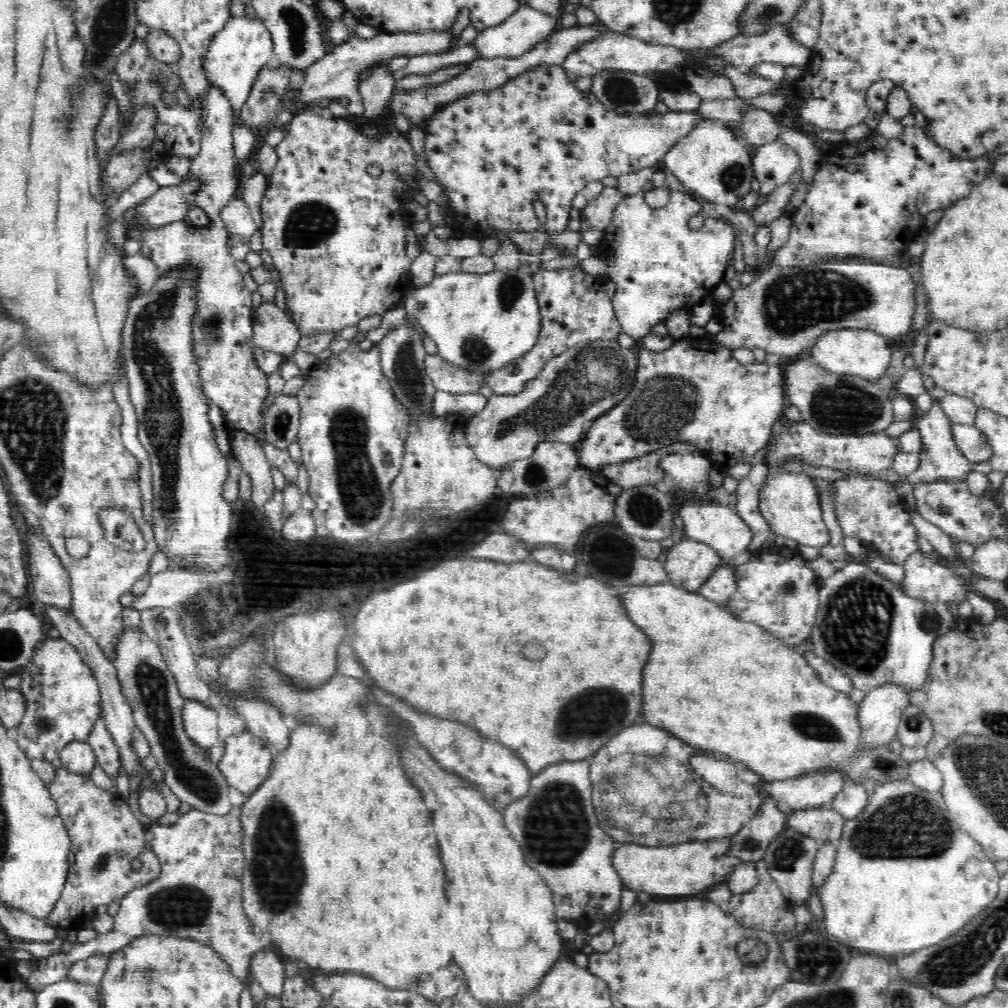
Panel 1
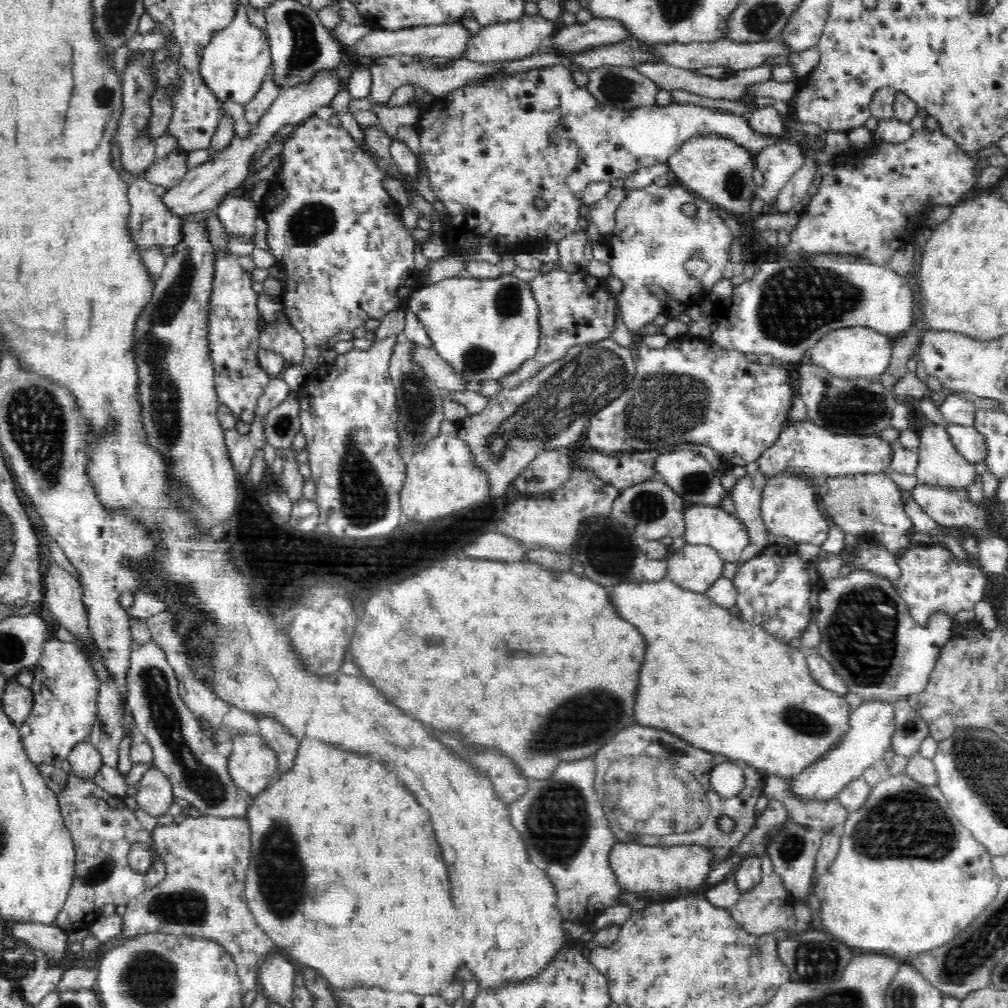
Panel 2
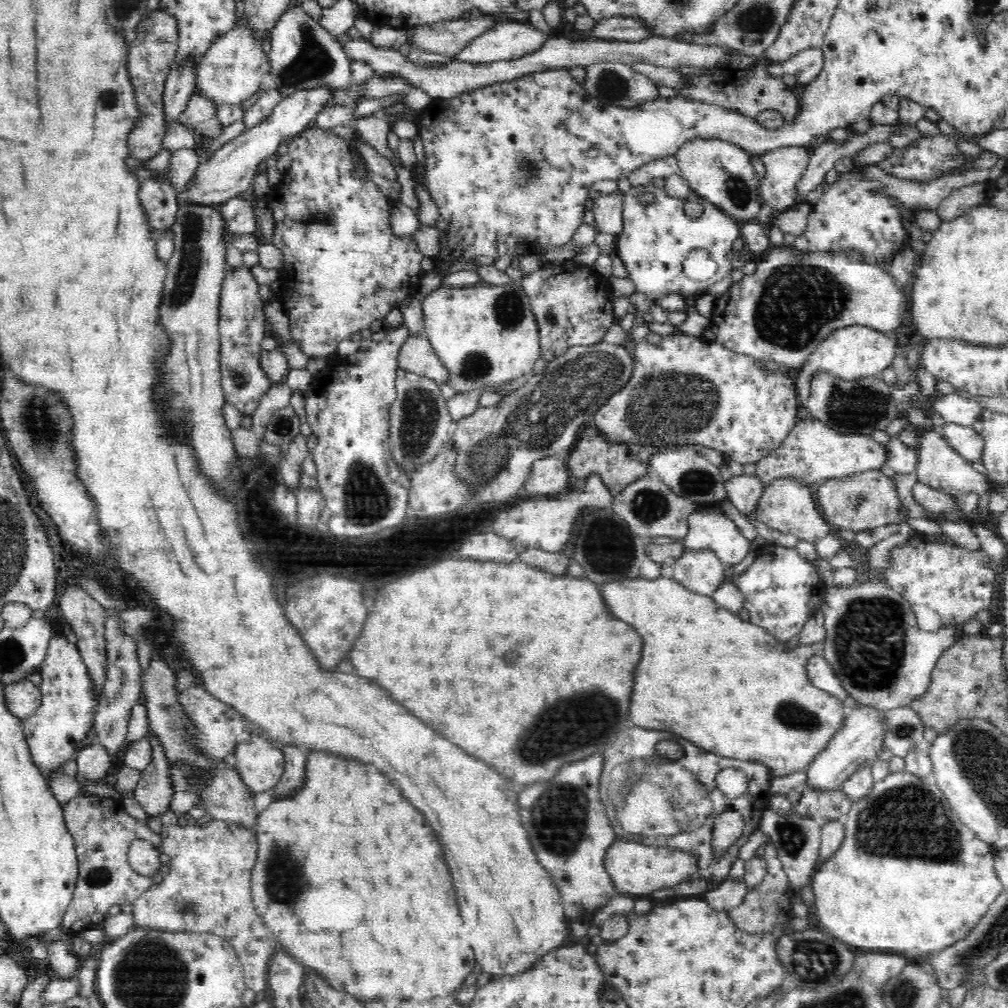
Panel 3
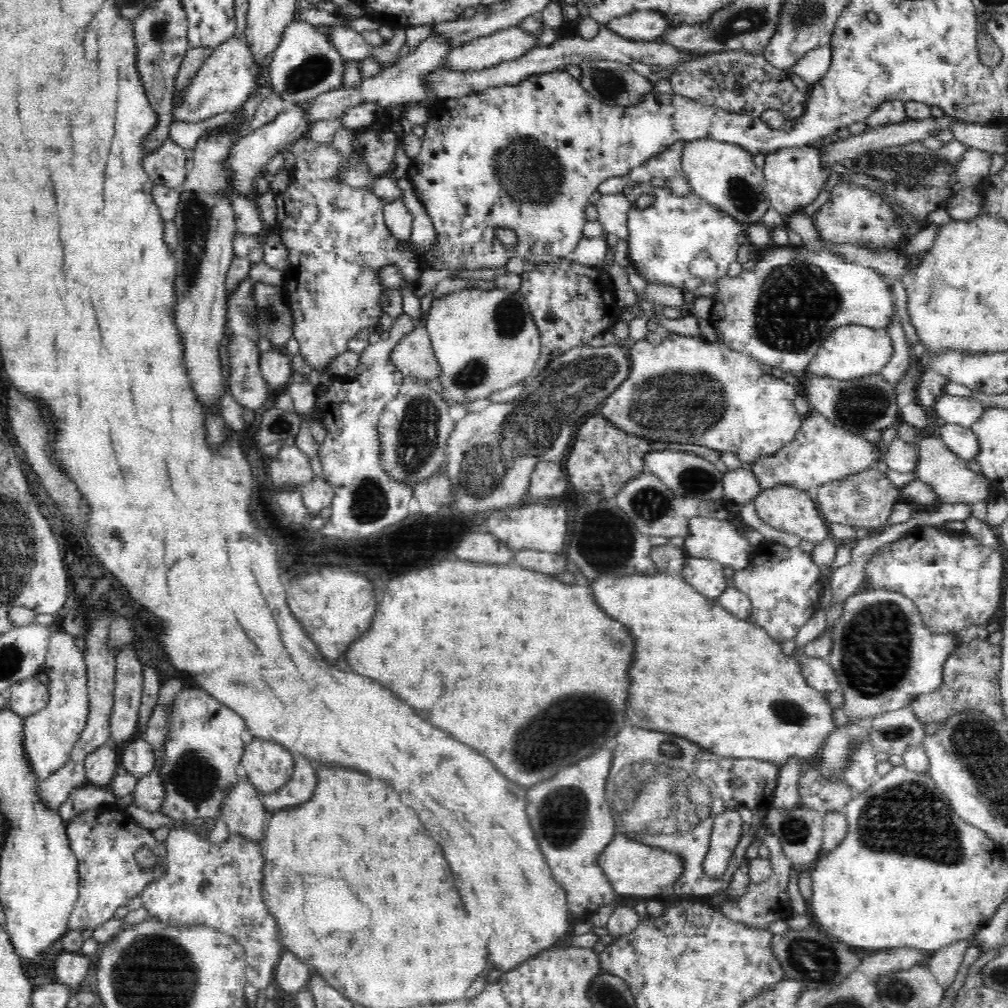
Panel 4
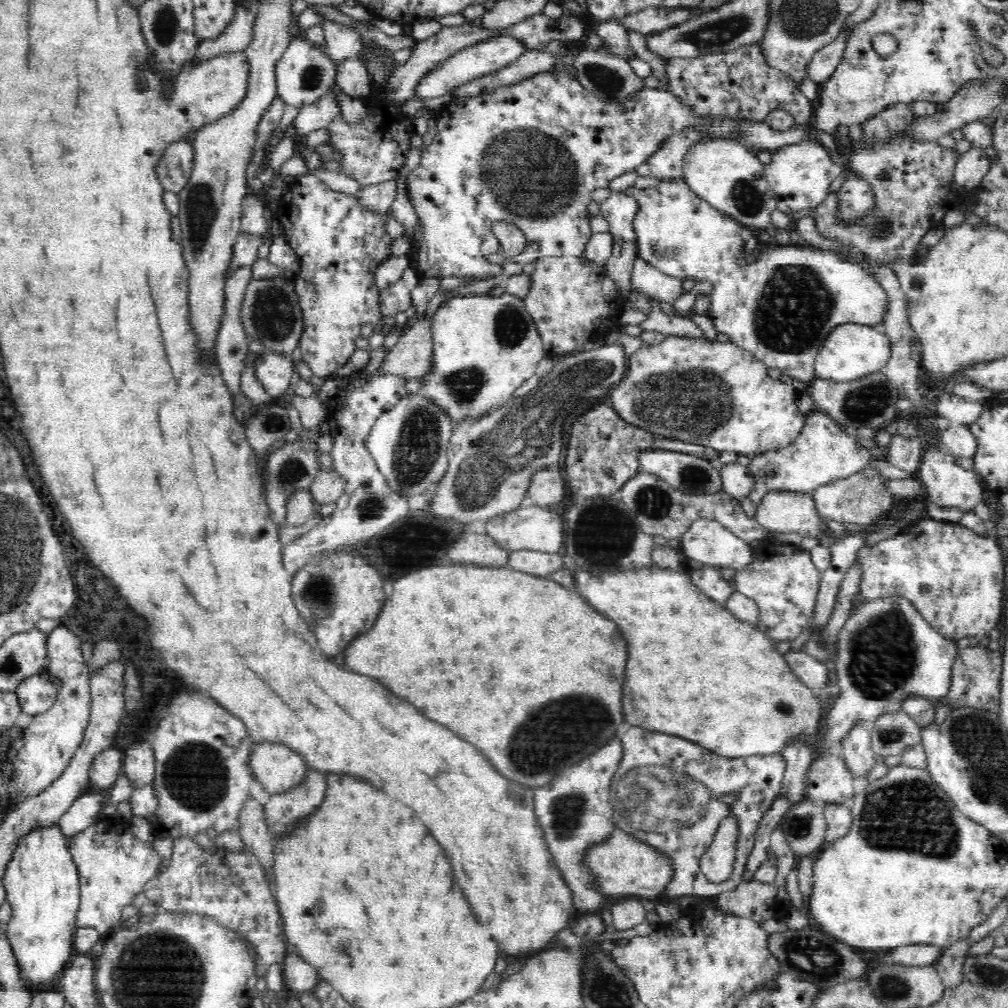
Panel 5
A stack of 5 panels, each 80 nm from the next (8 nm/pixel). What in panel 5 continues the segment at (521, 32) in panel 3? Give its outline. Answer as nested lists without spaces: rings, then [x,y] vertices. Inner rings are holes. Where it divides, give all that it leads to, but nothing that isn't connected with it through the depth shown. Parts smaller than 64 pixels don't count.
[[[500,33],[500,36],[496,36],[496,38],[476,41],[476,44],[454,52],[448,59],[444,60],[439,68],[436,68],[436,71],[432,71],[428,77],[420,81],[418,88],[416,88],[416,97],[419,99],[432,99],[442,96],[458,84],[466,84],[468,80],[486,76],[486,74],[496,72],[500,68],[510,65],[514,60],[524,55],[527,50],[524,41],[515,38],[515,36],[509,36],[508,33]]]

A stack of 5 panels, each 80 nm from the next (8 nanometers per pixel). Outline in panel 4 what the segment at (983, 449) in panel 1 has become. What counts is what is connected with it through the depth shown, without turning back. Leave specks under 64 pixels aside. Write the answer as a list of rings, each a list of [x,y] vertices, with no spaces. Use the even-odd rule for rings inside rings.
[[[945,423],[940,427],[940,437],[952,452],[965,461],[976,459],[980,452],[978,435],[971,428]]]

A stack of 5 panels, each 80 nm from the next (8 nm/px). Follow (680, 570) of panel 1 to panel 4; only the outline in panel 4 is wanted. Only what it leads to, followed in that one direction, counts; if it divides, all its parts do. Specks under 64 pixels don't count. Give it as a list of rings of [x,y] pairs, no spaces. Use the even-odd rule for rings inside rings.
[[[686,555],[681,571],[686,584],[704,597],[716,599],[730,586],[722,570],[724,565],[716,560]]]

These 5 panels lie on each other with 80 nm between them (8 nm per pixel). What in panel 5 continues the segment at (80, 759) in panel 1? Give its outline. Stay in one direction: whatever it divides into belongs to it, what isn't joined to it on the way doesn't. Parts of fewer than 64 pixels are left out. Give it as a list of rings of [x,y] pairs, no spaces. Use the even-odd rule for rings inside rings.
[[[114,747],[101,750],[93,756],[89,766],[89,782],[93,788],[109,790],[122,770],[122,753]]]

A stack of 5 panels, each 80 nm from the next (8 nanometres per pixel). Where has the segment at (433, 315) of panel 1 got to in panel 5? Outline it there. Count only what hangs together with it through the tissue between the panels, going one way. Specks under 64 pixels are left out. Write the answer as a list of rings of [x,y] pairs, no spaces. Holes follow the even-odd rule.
[[[502,292],[500,296],[474,293],[474,296],[462,295],[445,299],[432,316],[431,333],[434,372],[420,380],[420,393],[424,392],[424,395],[446,409],[446,413],[452,418],[453,430],[465,416],[477,417],[498,405],[510,402],[514,390],[536,374],[535,370],[545,356],[540,333],[525,310],[524,299],[514,293]]]

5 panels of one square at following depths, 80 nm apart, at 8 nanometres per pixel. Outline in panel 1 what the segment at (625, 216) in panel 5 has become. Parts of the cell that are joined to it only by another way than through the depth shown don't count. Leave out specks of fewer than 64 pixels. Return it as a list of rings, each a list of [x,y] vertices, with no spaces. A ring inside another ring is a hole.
[[[602,188],[602,192],[590,200],[581,210],[582,219],[585,219],[591,227],[604,230],[608,226],[612,212],[623,196],[616,188]]]

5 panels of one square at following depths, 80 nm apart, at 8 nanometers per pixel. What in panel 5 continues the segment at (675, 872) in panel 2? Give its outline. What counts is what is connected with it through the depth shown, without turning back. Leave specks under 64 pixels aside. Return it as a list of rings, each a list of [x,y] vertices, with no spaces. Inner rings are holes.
[[[615,828],[606,844],[592,846],[586,854],[586,863],[598,877],[598,889],[608,896],[634,896],[654,900],[664,893],[674,876],[674,863],[666,853],[634,840],[632,835]]]

